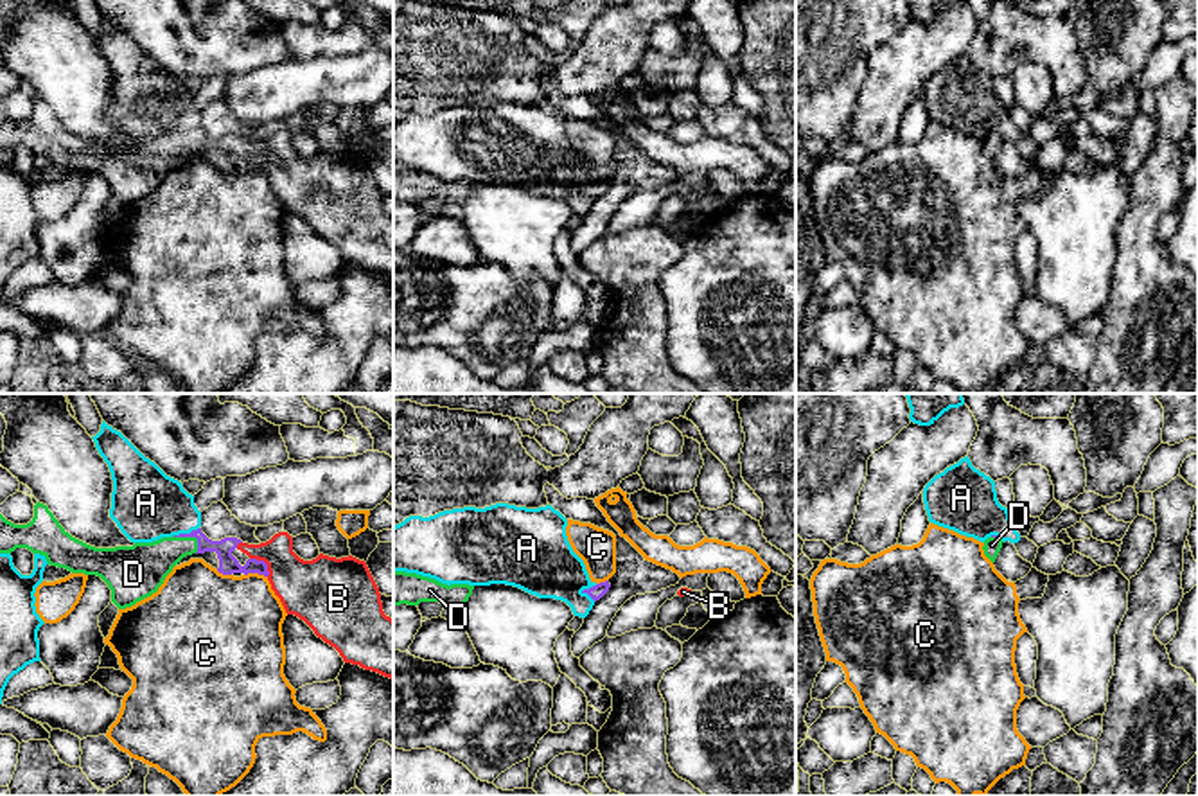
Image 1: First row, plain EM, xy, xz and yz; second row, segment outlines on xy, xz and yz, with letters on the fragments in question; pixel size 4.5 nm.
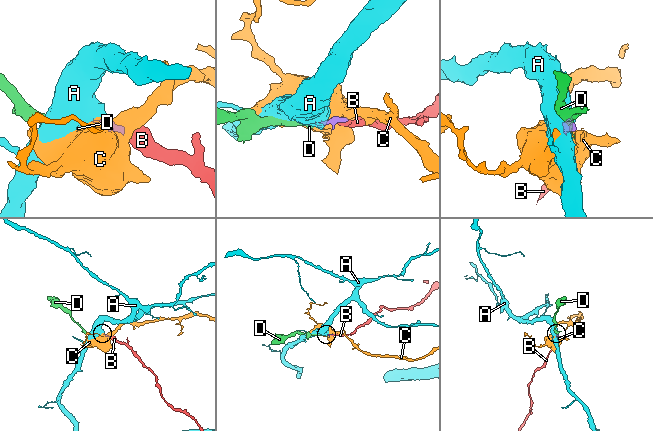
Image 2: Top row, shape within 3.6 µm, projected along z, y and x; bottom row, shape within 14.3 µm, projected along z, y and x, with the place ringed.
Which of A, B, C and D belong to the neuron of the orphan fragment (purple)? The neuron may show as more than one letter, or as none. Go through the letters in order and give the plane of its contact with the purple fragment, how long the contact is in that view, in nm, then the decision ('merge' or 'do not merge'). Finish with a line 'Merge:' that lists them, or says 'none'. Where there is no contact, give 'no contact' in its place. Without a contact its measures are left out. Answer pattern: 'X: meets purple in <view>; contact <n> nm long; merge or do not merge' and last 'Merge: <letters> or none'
A: meets purple in xz; contact 90 nm long; do not merge
B: meets purple in xy; contact 120 nm long; merge
C: meets purple in xy; contact 110 nm long; do not merge
D: meets purple in xy; contact 140 nm long; merge
Merge: B, D

